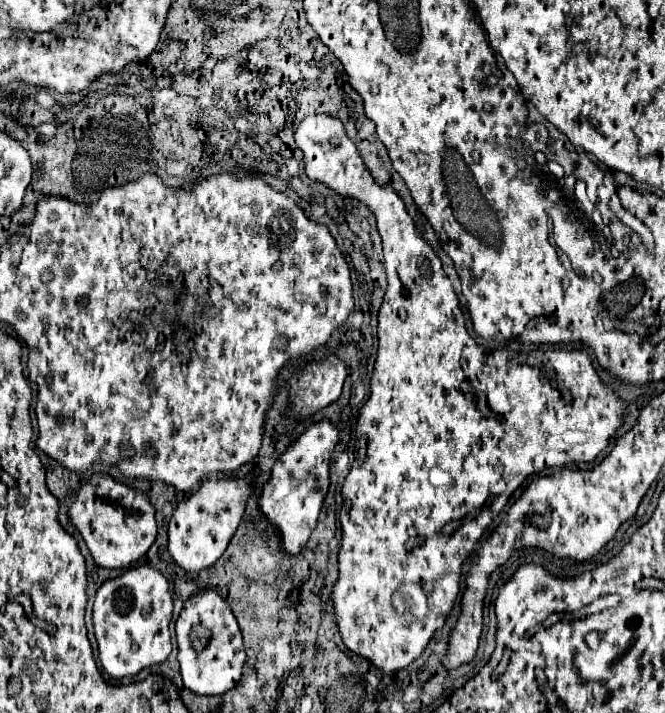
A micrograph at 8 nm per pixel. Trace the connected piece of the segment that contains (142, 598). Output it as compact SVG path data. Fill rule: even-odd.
M137 565L121 577L105 581L95 597L93 623L99 643L99 659L111 677L137 675L141 669L163 663L171 653L169 621L173 599L167 579L151 565Z

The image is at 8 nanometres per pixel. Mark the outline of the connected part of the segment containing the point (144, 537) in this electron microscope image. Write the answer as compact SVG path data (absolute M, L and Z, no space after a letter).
M93 473L77 491L69 507L69 519L83 535L87 549L97 565L109 569L123 569L139 561L157 537L155 507L149 503L147 493L115 481L111 475Z

